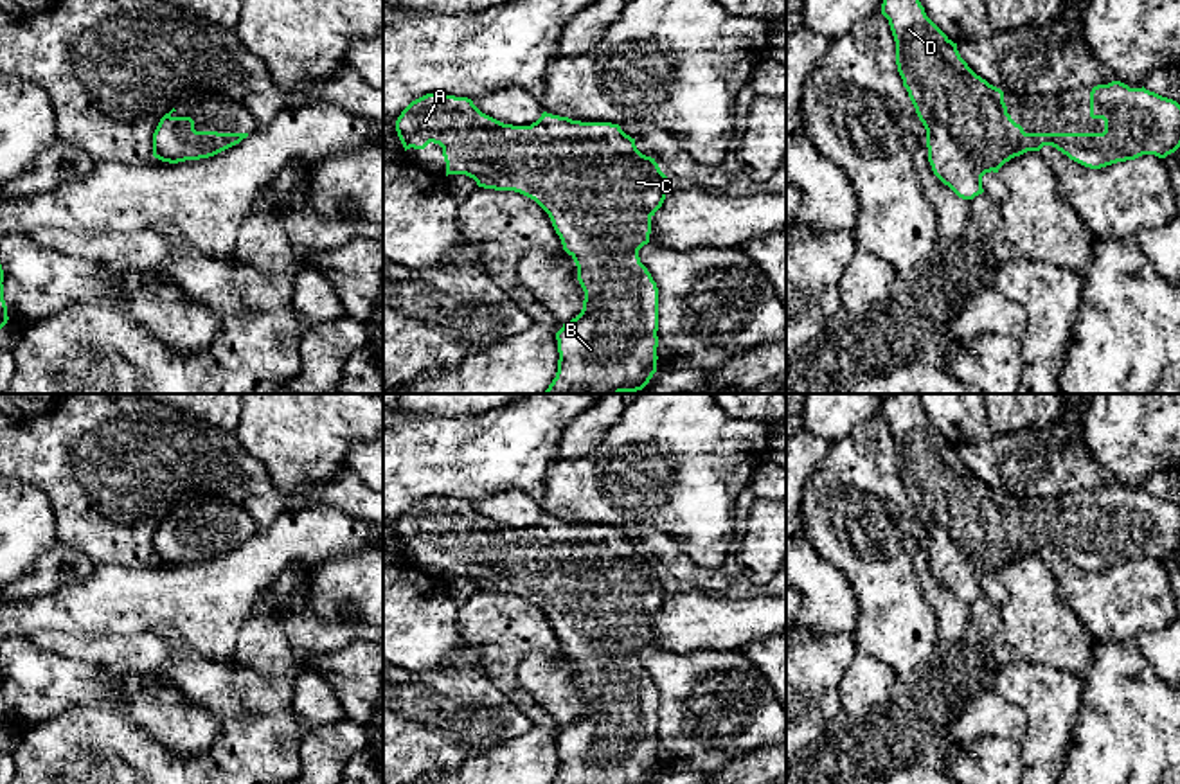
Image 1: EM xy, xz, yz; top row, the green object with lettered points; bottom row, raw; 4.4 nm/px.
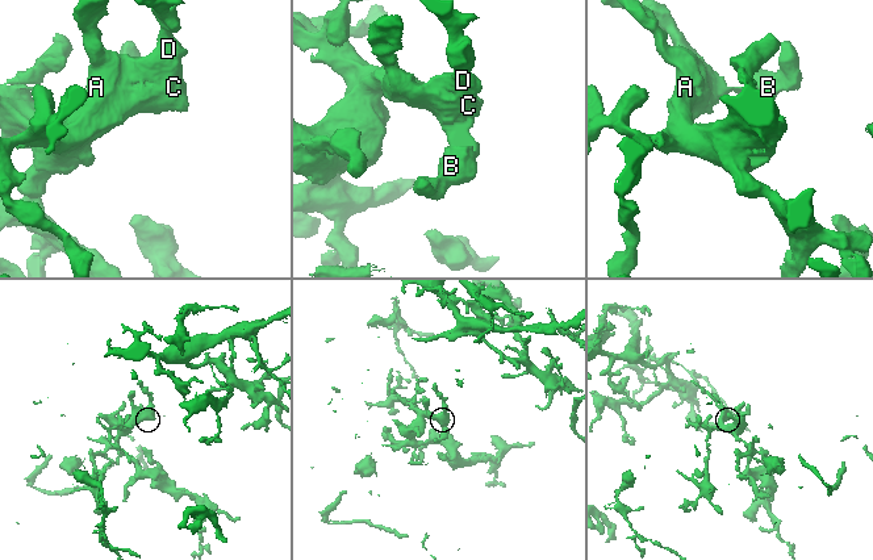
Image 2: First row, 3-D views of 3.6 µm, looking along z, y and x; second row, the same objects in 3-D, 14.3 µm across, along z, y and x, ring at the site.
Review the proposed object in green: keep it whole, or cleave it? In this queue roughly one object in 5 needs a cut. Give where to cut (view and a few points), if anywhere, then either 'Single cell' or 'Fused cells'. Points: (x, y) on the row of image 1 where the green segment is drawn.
No split. Single cell

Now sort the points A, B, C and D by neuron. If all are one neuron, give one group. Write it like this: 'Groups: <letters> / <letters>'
Groups: A B C D

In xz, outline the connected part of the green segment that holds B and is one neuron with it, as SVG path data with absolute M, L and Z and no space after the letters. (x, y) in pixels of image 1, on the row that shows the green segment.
M426 94L412 101L398 117L396 131L405 151L410 147L425 149L430 142L439 144L442 147L442 156L446 162L446 176L466 174L473 178L478 187L520 192L534 200L549 214L552 227L561 239L563 250L574 259L577 266L577 281L585 291L585 300L581 313L570 322L563 324L563 327L556 333L559 352L558 372L543 394L621 394L642 390L657 372L658 288L648 268L640 263L639 250L649 243L651 218L662 207L666 194L671 189L671 180L660 171L655 158L642 155L635 146L635 138L626 135L619 124L581 122L543 111L541 117L531 126L513 126L482 113L468 97L441 94Z

